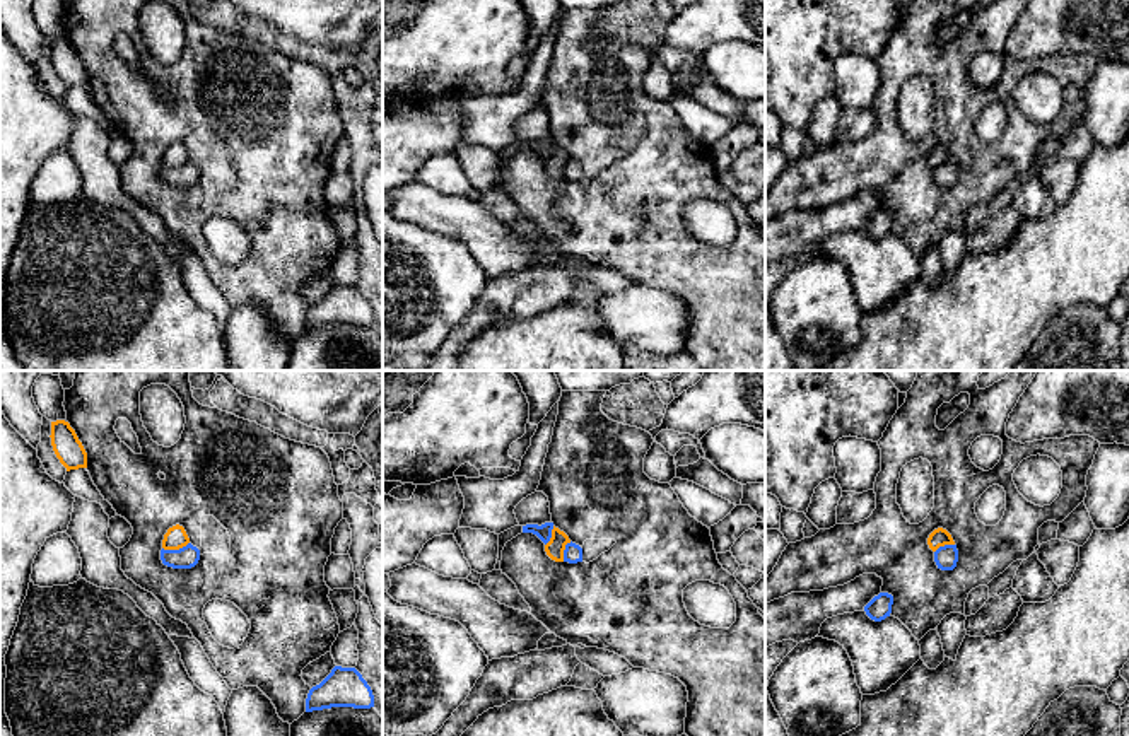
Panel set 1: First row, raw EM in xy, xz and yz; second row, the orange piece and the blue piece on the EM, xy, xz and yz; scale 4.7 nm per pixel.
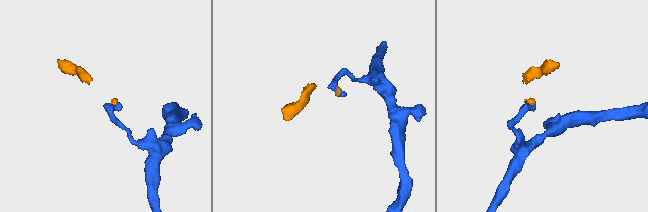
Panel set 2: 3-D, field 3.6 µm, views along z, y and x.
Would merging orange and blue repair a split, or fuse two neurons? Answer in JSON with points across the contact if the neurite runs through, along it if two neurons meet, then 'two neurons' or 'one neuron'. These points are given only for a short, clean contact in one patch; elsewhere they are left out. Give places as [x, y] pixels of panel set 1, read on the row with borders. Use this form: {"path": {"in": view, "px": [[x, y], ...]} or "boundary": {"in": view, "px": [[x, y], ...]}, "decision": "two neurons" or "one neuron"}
{"boundary": {"in": "xy", "px": [[188, 542], [178, 549], [163, 549]]}, "decision": "two neurons"}

